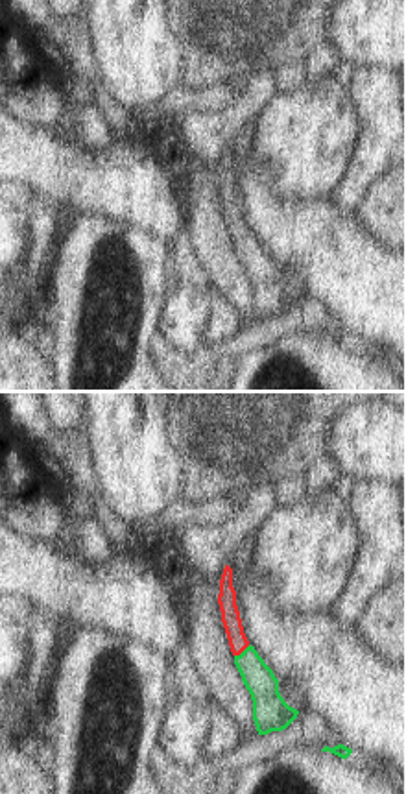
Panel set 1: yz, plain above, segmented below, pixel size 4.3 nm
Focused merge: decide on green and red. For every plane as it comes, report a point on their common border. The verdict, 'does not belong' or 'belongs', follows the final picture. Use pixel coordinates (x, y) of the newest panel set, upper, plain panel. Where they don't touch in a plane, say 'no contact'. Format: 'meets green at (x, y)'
meets green at (244, 237)

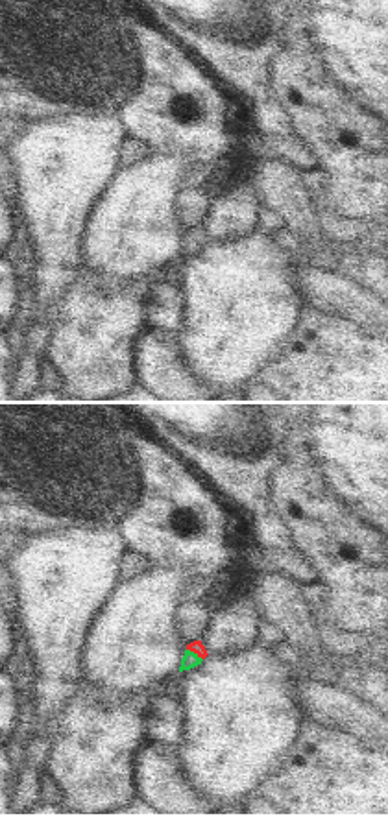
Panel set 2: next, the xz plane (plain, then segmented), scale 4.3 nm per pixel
meets green at (193, 239)

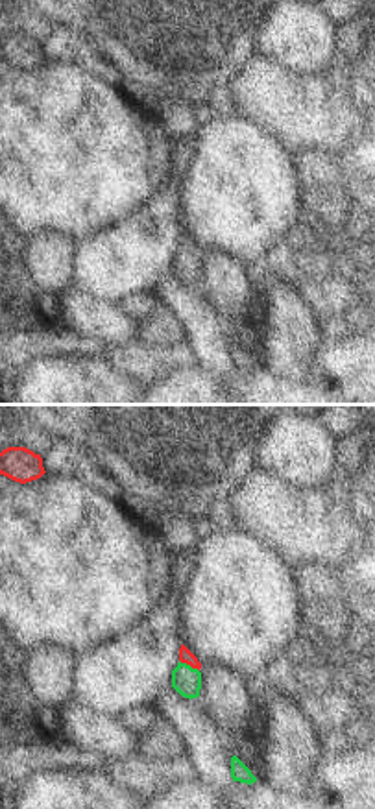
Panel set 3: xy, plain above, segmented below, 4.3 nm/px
meets green at (189, 252)

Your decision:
belongs

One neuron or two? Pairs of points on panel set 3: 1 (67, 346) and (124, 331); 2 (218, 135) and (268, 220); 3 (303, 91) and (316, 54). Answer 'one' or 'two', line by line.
1: two
2: one
3: two

